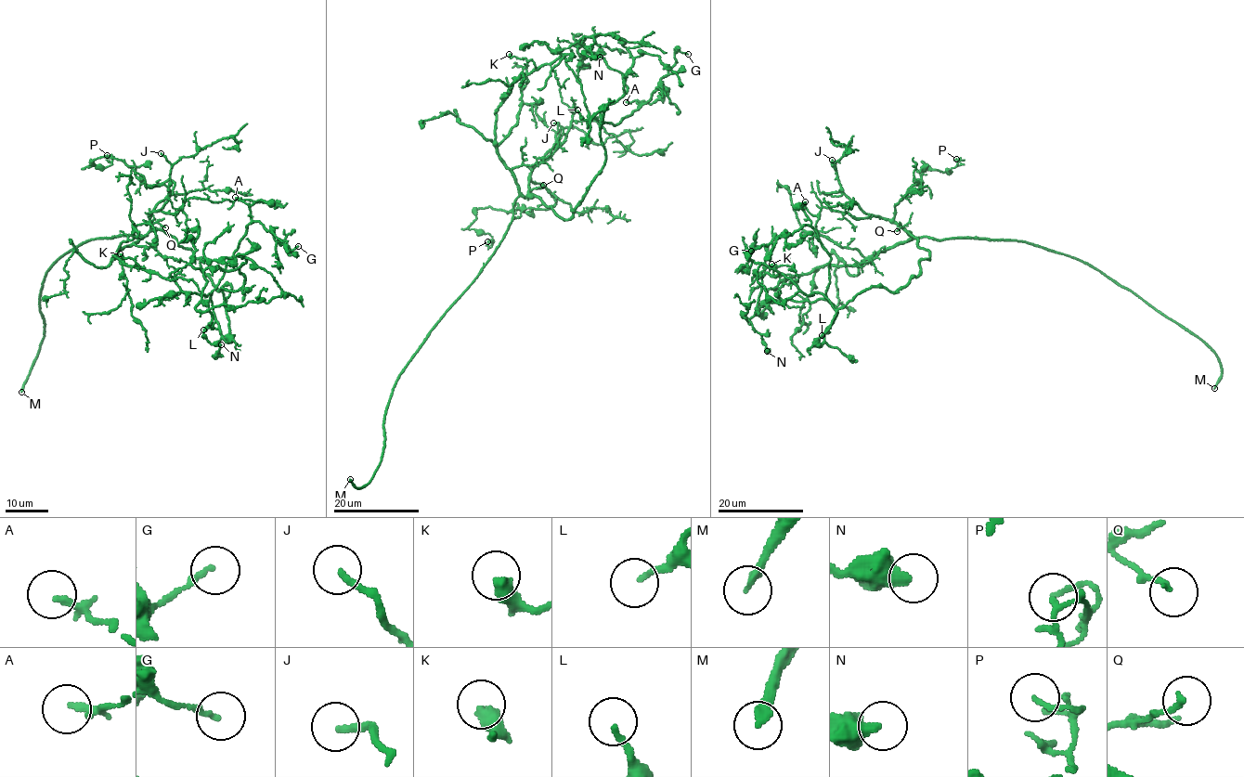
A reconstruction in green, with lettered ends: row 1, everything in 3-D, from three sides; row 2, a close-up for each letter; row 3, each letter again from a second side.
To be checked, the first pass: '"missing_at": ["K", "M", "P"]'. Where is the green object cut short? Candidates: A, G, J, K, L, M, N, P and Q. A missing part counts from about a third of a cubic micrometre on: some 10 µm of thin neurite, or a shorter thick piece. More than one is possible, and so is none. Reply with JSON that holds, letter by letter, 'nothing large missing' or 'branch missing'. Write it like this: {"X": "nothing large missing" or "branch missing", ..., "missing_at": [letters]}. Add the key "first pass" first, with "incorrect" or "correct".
{"first pass": "incorrect", "A": "nothing large missing", "G": "nothing large missing", "J": "branch missing", "K": "branch missing", "L": "nothing large missing", "M": "branch missing", "N": "nothing large missing", "P": "nothing large missing", "Q": "nothing large missing", "missing_at": ["J", "K", "M"]}

